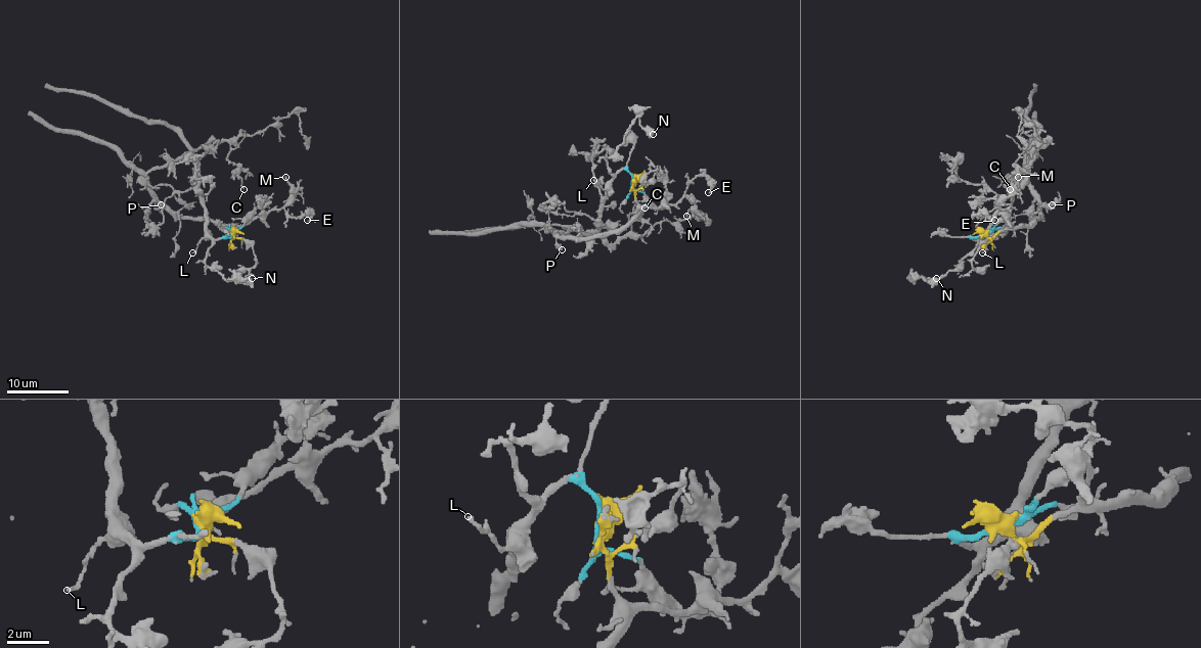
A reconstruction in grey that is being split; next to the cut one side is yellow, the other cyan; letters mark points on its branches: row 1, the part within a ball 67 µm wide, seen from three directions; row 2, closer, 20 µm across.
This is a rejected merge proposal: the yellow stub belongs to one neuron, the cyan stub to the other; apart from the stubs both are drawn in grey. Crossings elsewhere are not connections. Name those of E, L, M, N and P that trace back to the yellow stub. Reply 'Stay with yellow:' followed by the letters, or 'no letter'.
Stay with yellow: E, M, P

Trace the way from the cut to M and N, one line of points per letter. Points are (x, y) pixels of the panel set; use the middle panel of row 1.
M: (632, 182), (635, 200), (641, 205), (666, 206), (677, 203), (684, 196), (694, 206), (686, 216)
N: (632, 182), (632, 176), (623, 169), (616, 175), (610, 172), (607, 157), (637, 118), (653, 135)

